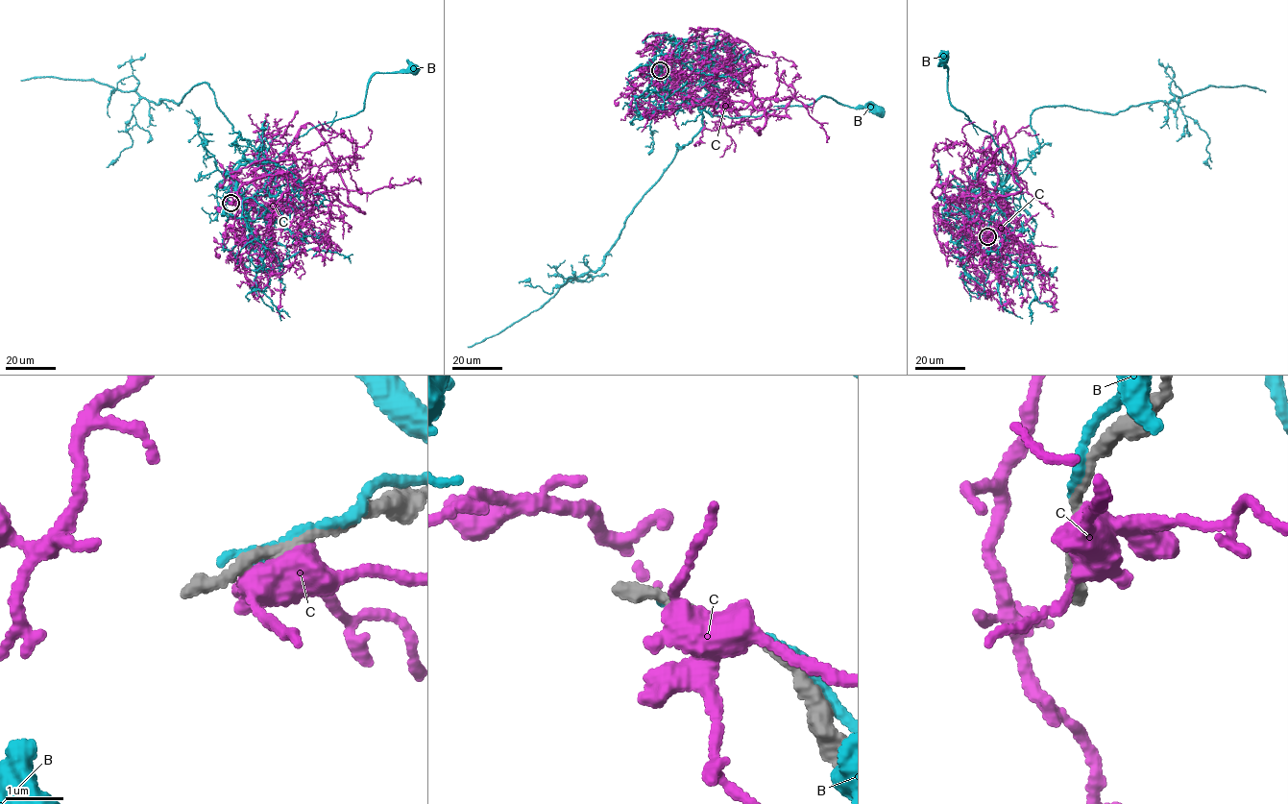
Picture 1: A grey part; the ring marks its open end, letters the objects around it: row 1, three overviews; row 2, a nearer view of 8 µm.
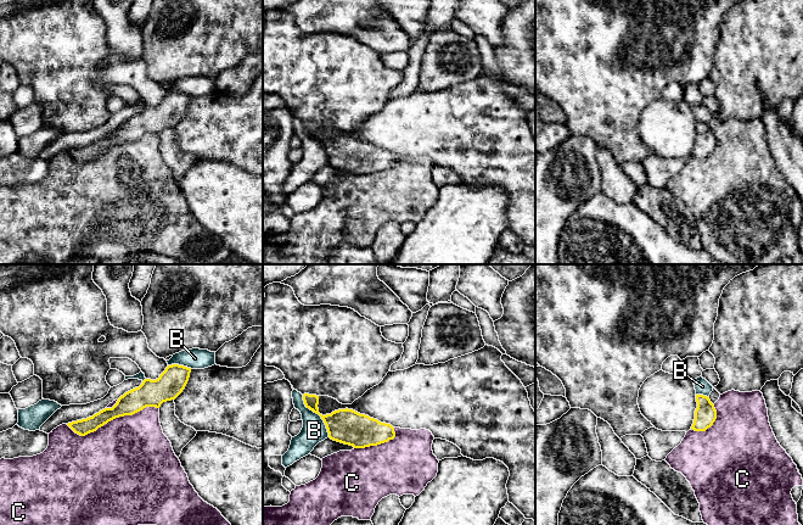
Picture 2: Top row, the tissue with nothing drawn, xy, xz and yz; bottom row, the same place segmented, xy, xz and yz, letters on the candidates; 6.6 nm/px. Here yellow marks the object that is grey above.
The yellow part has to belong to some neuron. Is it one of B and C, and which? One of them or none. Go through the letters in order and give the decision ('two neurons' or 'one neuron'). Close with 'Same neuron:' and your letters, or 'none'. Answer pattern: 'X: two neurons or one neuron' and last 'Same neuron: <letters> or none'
B: two neurons
C: two neurons
Same neuron: none

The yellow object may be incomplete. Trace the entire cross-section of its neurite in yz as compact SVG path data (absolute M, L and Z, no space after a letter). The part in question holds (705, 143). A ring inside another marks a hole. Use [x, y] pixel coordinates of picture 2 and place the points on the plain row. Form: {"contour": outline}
{"contour": "M696 122L697 135L695 138L695 146L691 153L695 158L706 158L713 152L717 146L717 138L709 124Z"}

